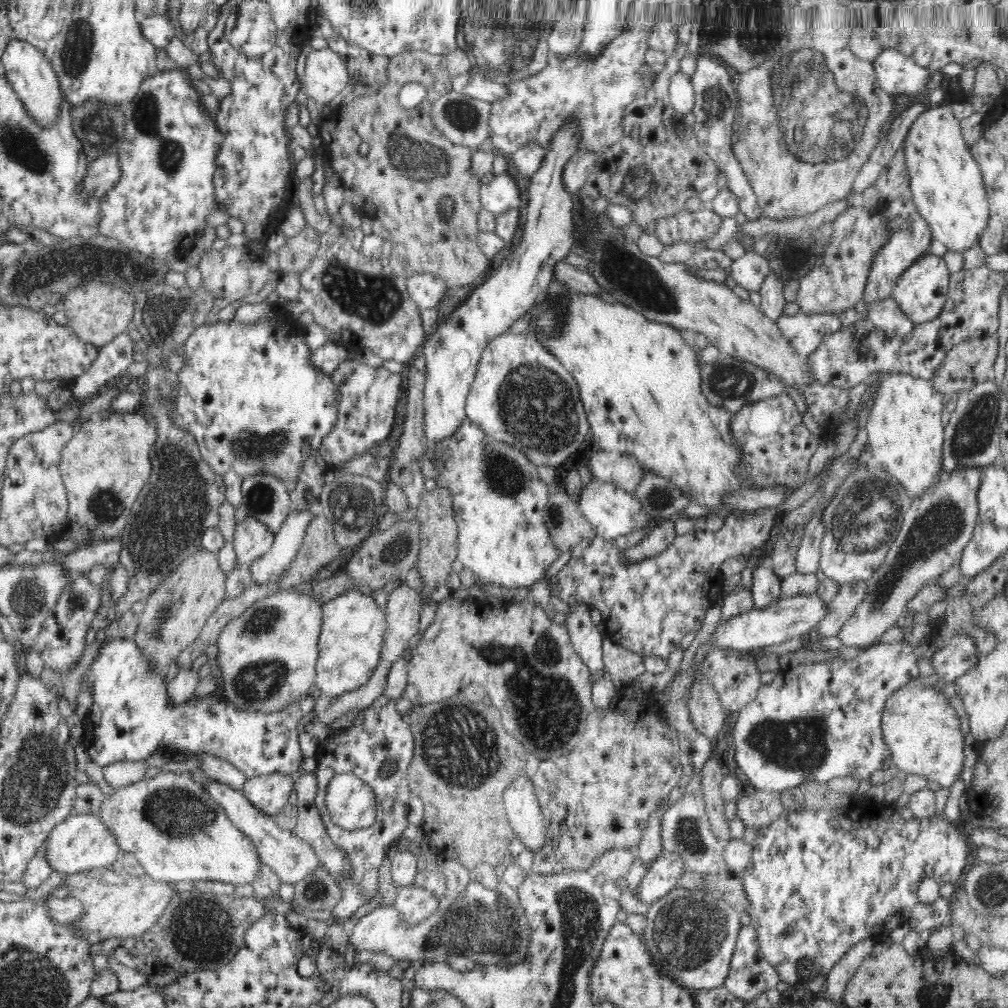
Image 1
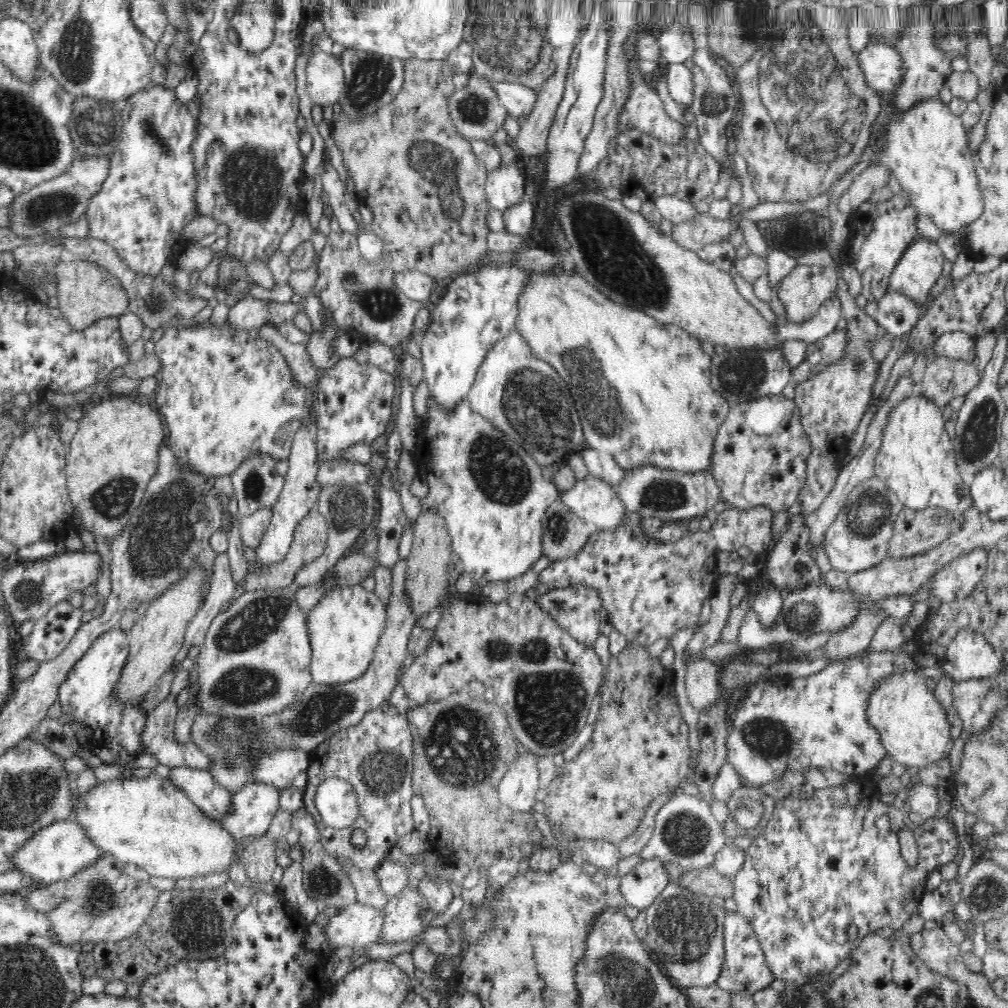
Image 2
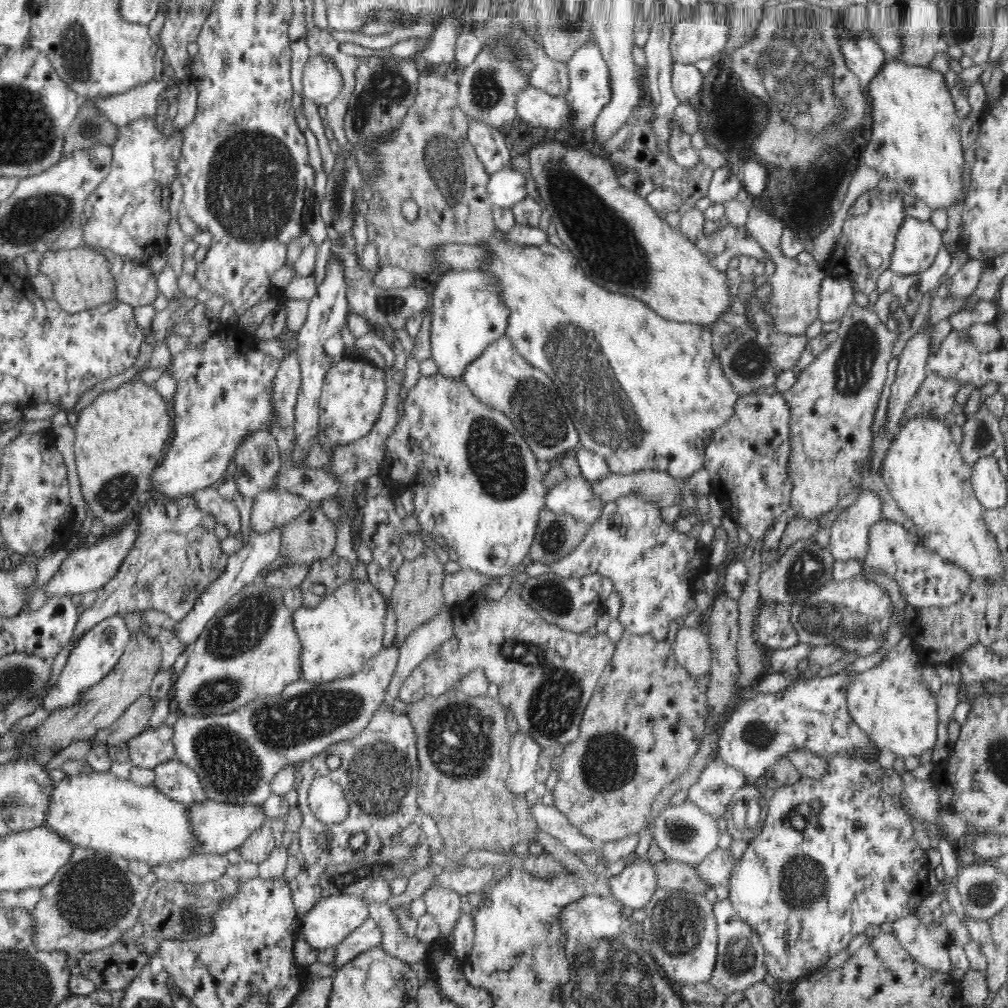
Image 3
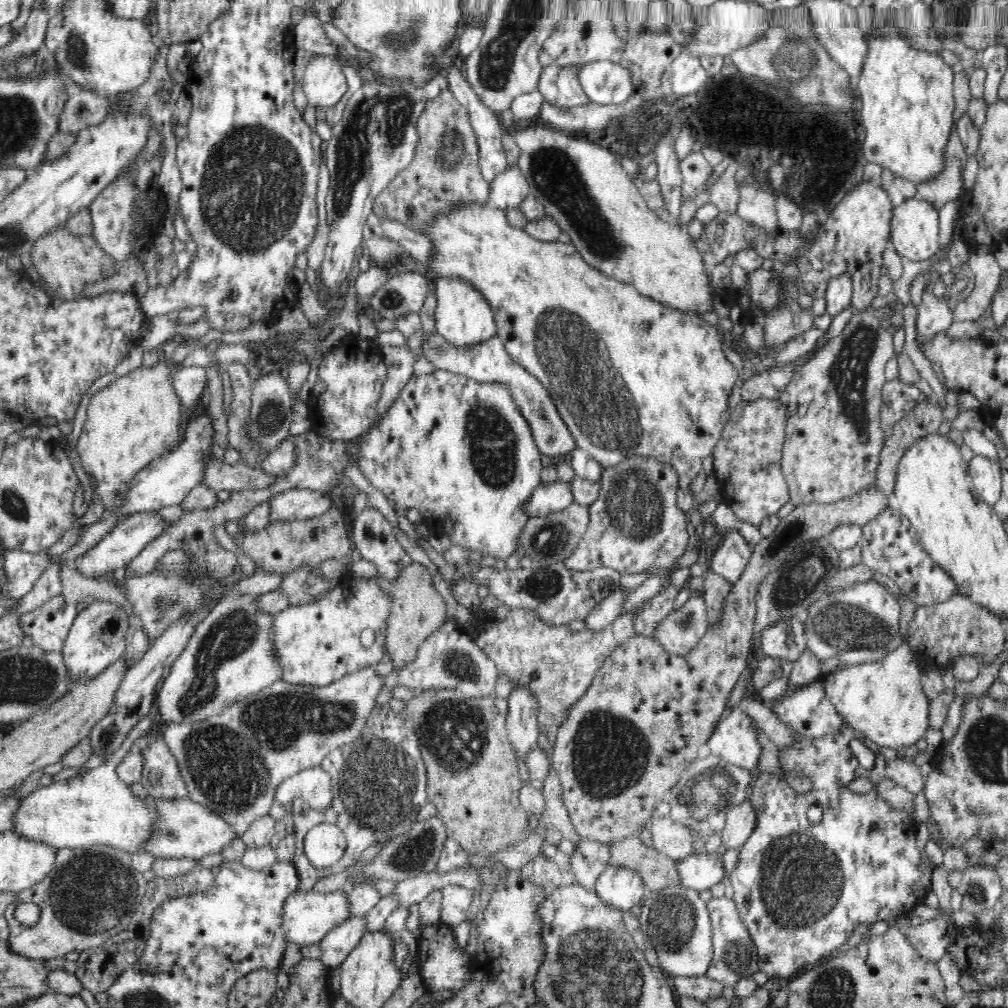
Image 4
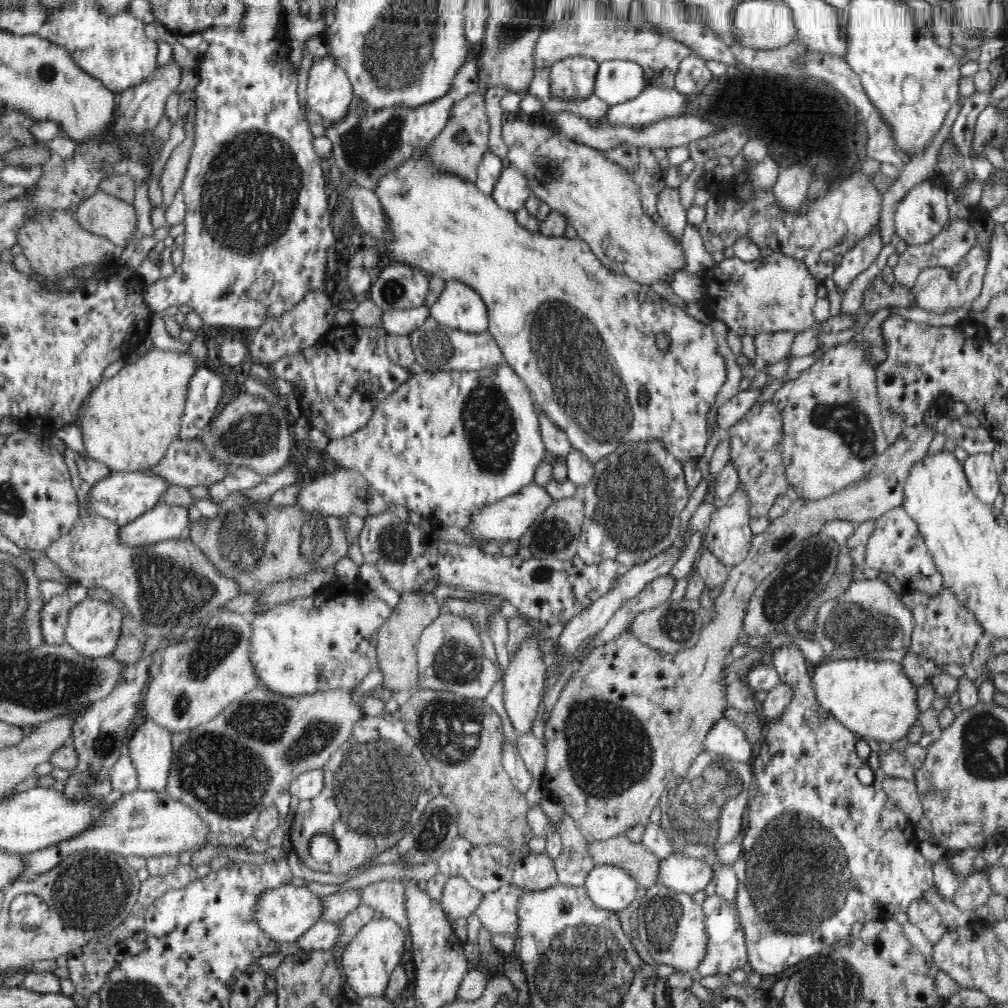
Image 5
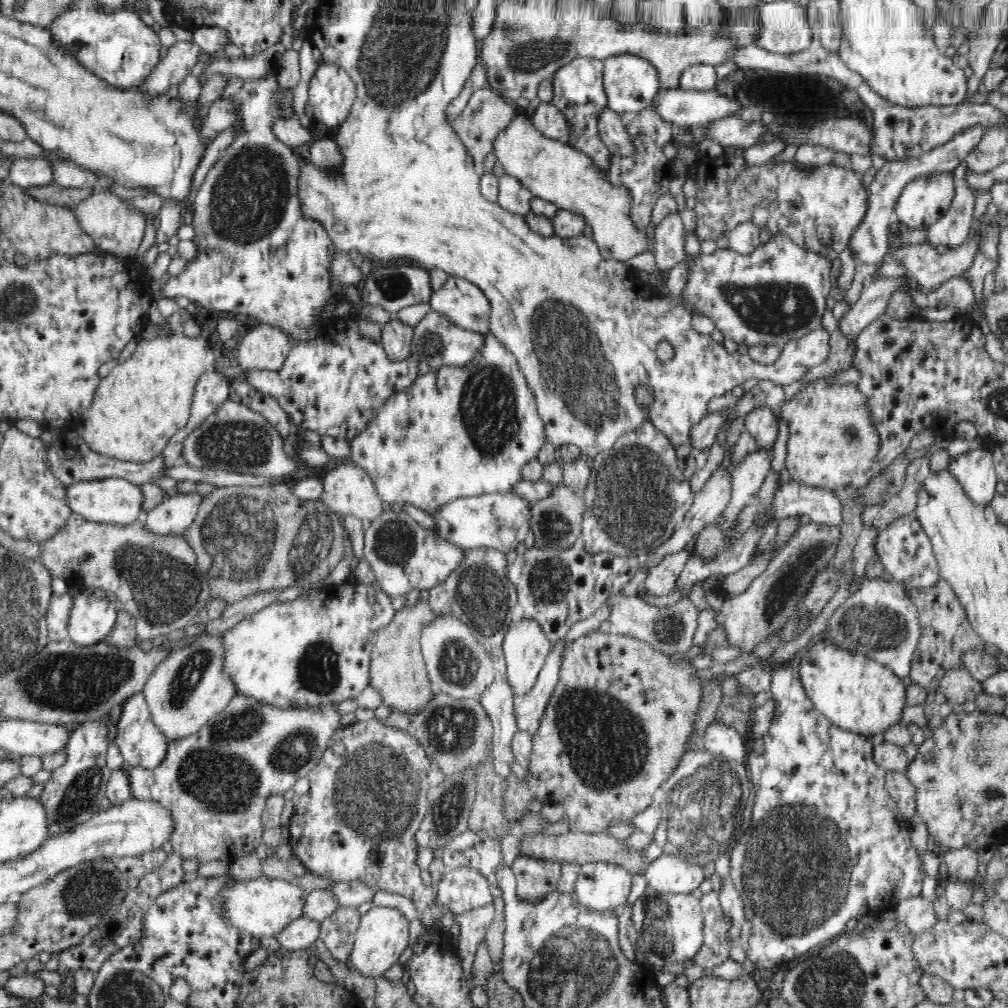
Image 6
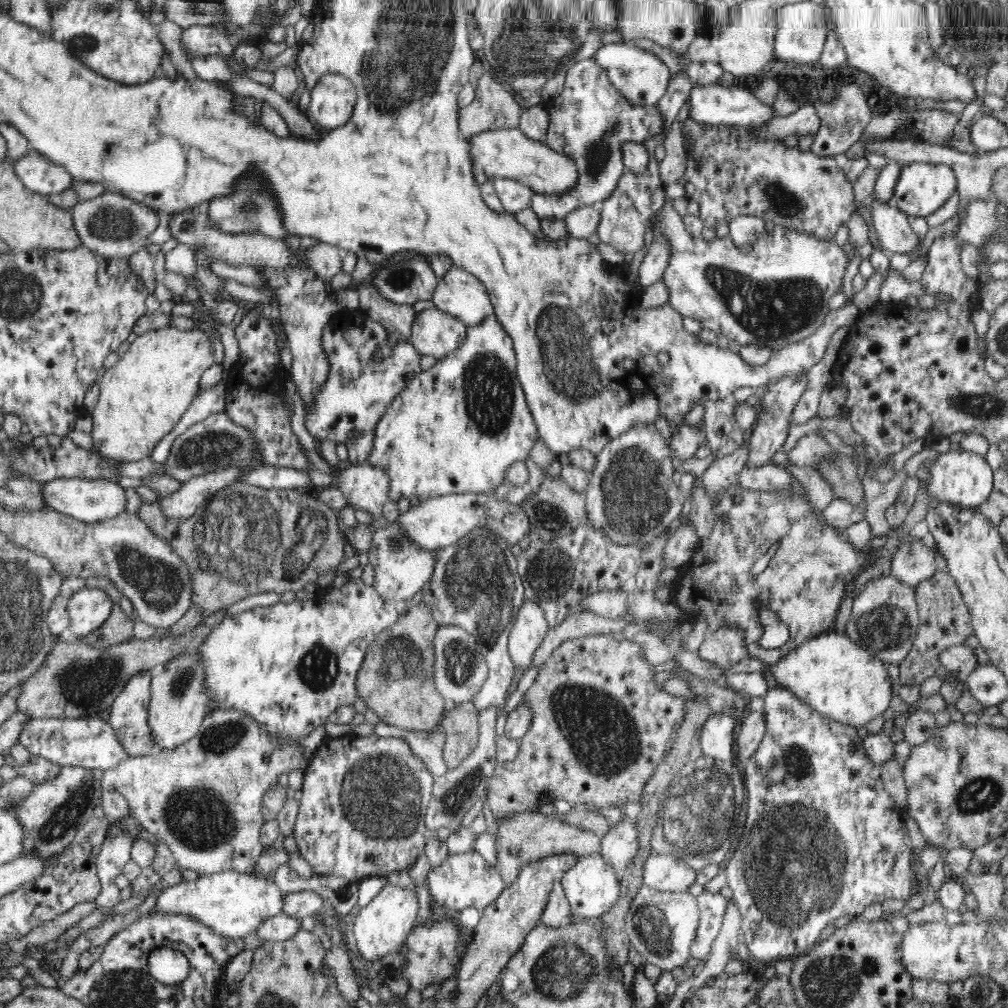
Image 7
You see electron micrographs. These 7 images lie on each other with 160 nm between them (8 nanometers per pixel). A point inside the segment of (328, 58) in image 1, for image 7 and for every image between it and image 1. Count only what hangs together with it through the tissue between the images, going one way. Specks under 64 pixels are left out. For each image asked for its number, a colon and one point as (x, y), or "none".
2: (325, 77)
3: (322, 82)
4: (324, 84)
5: (329, 91)
6: (332, 92)
7: (333, 98)

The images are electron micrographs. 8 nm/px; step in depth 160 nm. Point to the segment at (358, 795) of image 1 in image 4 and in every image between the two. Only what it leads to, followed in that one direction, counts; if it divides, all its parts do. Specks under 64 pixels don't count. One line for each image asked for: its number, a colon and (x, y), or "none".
2: (336, 801)
3: (327, 799)
4: (313, 785)

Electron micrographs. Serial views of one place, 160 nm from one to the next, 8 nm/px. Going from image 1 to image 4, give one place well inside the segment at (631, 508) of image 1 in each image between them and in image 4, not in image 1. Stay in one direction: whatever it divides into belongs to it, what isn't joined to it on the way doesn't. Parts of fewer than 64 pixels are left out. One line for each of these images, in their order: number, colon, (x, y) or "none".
2: (596, 502)
3: (573, 496)
4: (551, 495)

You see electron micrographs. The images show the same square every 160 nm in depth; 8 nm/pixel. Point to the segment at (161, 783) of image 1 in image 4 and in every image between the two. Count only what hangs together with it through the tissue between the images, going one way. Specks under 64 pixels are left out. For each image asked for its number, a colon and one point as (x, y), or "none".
2: (148, 821)
3: (99, 811)
4: (97, 809)

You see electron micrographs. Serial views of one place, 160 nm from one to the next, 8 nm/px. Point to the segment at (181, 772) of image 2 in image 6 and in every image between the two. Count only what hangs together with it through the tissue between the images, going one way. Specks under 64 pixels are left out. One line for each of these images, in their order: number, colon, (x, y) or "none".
3: (176, 780)
4: (161, 777)
5: (150, 748)
6: (141, 744)

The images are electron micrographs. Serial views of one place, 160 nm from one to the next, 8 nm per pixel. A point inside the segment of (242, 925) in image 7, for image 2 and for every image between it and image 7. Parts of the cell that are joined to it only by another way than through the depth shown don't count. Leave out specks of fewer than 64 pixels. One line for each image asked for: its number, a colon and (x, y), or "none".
2: (358, 925)
3: (335, 917)
4: (307, 916)
5: (284, 914)
6: (265, 907)

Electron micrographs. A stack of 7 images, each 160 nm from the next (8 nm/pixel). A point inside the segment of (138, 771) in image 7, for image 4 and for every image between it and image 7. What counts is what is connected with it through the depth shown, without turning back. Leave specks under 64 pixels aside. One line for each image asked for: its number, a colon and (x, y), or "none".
4: (232, 763)
5: (227, 769)
6: (214, 782)

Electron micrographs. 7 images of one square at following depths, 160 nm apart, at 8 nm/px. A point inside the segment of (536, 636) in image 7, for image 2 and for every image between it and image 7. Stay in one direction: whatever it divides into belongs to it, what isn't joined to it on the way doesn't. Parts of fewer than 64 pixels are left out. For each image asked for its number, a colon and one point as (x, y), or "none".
2: (517, 790)
3: (524, 751)
4: (521, 720)
5: (523, 684)
6: (525, 646)

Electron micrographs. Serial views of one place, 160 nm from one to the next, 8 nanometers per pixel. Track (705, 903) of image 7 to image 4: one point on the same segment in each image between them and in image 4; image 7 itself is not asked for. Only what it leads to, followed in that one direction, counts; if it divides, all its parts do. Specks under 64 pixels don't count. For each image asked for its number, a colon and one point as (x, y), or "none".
4: (735, 957)
5: (726, 950)
6: (715, 950)

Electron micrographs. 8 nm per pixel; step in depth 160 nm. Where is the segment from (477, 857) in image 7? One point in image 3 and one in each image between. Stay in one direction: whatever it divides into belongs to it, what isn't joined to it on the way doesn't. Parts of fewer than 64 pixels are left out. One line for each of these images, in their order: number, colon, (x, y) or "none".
3: (444, 904)
4: (456, 900)
5: (460, 900)
6: (463, 889)

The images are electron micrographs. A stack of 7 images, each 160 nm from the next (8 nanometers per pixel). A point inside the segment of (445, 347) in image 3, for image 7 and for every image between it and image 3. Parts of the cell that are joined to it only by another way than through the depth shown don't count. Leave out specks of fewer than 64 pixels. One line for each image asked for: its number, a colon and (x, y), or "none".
4: (463, 316)
5: (459, 307)
6: (462, 302)
7: (458, 293)

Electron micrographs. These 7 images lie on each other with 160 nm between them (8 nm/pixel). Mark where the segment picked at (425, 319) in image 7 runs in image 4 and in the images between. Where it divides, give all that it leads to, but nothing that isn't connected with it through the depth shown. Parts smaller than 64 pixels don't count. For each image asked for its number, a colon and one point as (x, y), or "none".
4: (486, 362)
5: (437, 348)
6: (437, 341)

